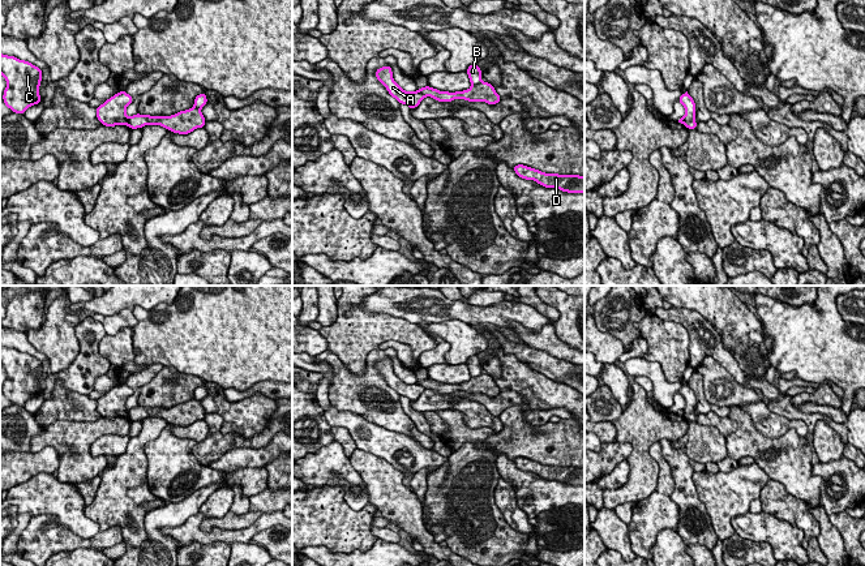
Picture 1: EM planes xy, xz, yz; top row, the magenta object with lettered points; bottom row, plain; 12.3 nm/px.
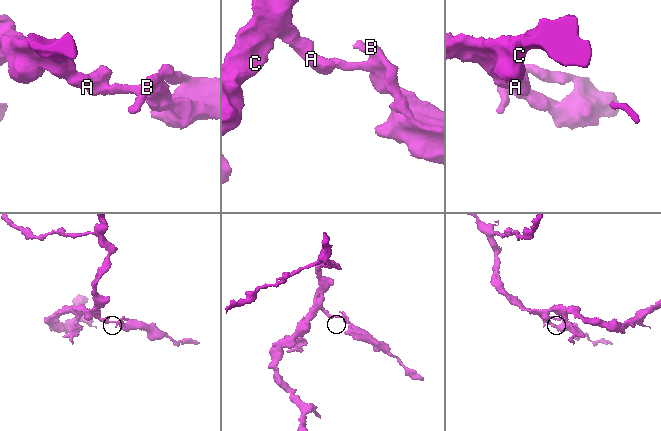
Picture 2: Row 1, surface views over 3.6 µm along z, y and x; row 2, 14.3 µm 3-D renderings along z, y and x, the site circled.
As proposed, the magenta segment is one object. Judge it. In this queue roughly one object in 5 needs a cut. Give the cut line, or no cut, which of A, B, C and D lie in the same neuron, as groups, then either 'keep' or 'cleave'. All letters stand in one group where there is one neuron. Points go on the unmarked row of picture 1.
xz (418, 382), (424, 389) | A C / B D | cleave

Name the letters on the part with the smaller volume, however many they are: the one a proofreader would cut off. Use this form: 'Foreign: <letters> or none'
Foreign: B, D

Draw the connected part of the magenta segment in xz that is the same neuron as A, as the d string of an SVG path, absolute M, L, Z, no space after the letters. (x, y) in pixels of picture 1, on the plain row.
M382 359L376 363L377 372L386 380L389 386L395 390L401 396L408 398L411 402L416 400L424 391L419 383L403 382L393 370L391 359Z

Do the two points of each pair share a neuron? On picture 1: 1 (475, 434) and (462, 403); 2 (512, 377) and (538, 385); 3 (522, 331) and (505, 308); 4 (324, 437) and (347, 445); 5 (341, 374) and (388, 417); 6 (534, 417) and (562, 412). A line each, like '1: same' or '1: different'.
1: different
2: same
3: different
4: different
5: same
6: same

